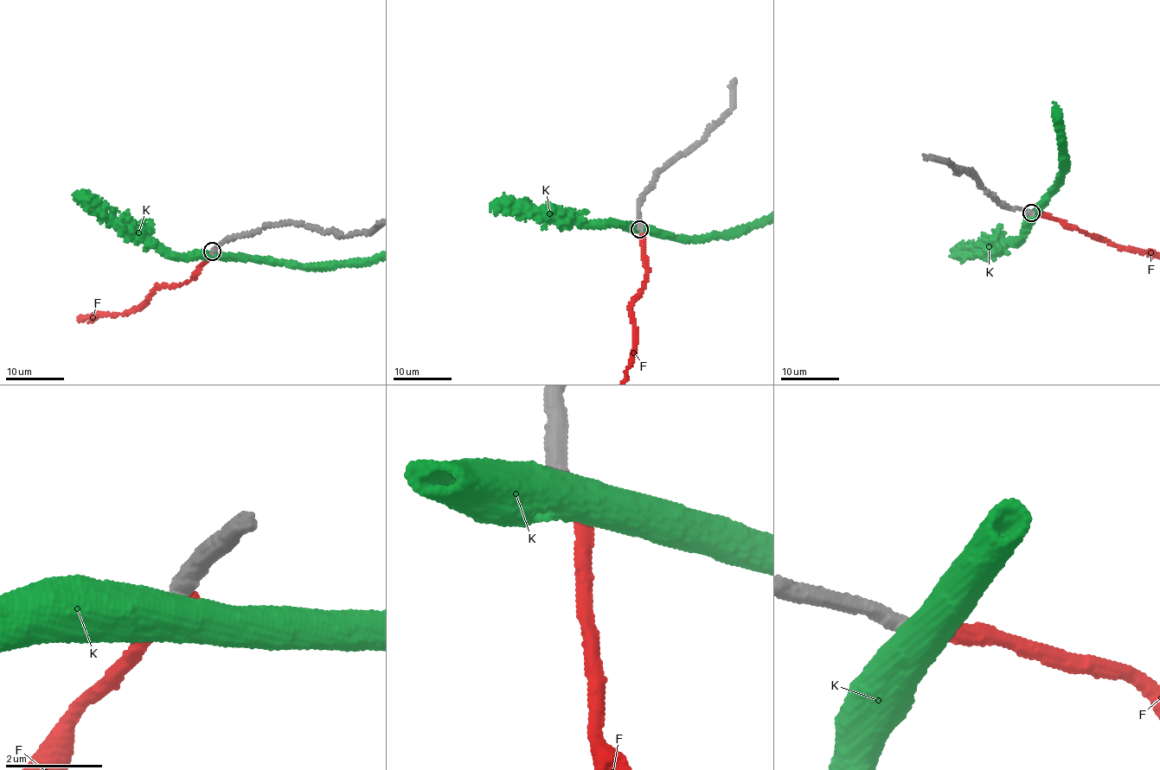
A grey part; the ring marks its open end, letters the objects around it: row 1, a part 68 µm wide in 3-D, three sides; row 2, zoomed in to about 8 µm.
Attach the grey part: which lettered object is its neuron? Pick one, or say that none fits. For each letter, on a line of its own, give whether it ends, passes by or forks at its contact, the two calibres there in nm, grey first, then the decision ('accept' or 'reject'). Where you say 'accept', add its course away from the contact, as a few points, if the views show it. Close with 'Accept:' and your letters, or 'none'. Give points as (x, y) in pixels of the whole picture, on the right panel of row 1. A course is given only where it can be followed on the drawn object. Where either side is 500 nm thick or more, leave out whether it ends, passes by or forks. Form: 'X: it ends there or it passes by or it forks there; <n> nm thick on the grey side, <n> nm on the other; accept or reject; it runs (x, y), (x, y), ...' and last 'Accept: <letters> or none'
F: it ends there; 360 nm thick on the grey side, 320 nm on the other; reject
K: 380 nm thick on the grey side, 600 nm on the other; reject
Accept: none

